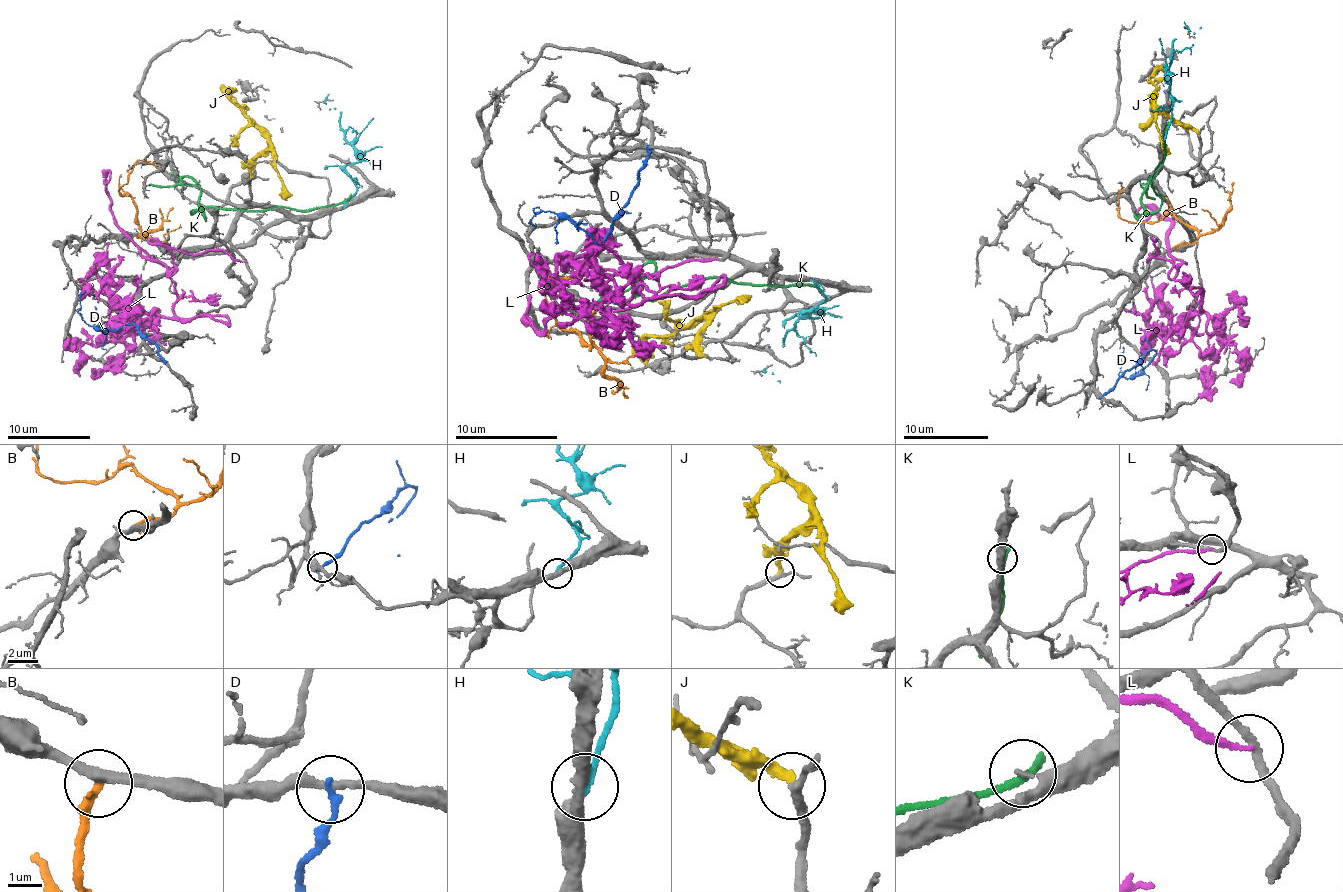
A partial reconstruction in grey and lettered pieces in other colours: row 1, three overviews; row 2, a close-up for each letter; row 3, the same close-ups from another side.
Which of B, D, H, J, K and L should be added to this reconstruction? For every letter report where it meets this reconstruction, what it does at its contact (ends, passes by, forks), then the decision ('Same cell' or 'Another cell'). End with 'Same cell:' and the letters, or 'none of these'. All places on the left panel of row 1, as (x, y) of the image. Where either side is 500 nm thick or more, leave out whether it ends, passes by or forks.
B: Touches grey at (145, 237). It ends there. Same cell
D: Touches grey at (164, 362). It ends there. Another cell
H: Touches grey at (344, 206). It ends there. Another cell
J: Touches grey at (251, 177). It ends there. Another cell
K: Touches grey at (346, 199). It ends there. Another cell
L: Touches grey at (244, 262). It ends there. Another cell
Same cell: B

